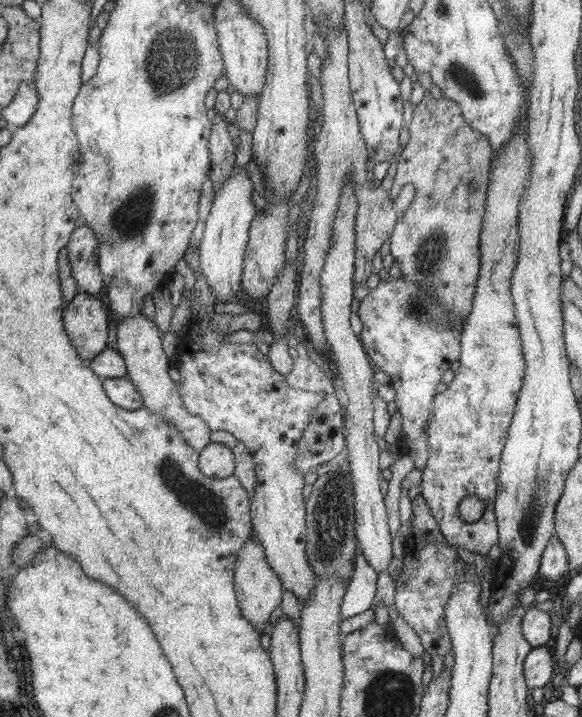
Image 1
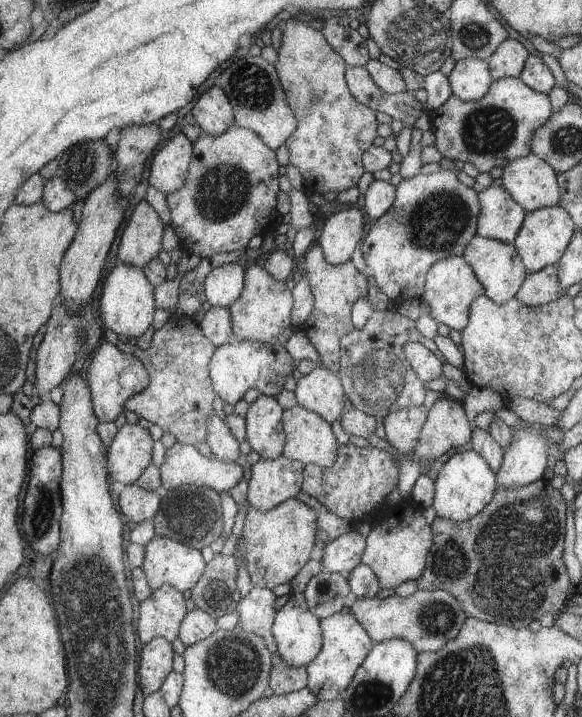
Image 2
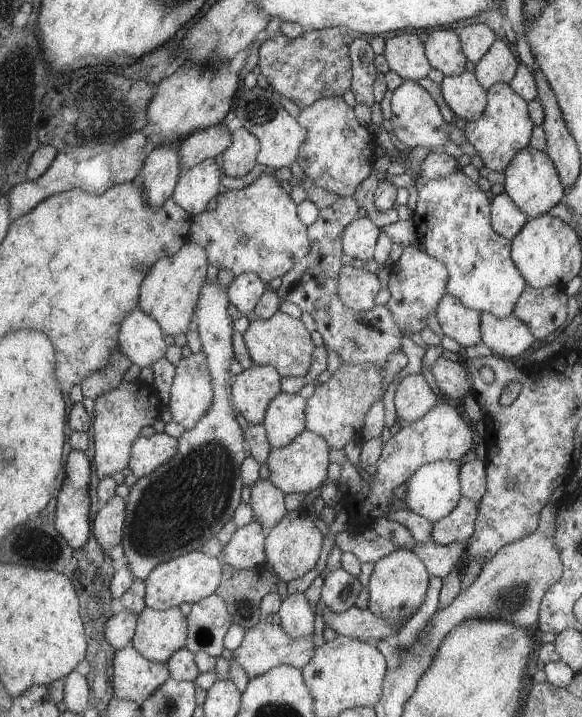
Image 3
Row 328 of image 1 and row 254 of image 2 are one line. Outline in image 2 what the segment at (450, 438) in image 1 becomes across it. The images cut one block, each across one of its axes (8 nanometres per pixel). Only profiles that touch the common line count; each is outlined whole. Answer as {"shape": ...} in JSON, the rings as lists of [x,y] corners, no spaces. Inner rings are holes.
{"shape":[[[476,234],[471,242],[467,244],[467,248],[462,255],[483,283],[486,290],[485,295],[491,297],[499,305],[514,299],[528,276],[527,269],[524,268],[524,263],[514,244],[506,244],[504,241],[489,239]]]}

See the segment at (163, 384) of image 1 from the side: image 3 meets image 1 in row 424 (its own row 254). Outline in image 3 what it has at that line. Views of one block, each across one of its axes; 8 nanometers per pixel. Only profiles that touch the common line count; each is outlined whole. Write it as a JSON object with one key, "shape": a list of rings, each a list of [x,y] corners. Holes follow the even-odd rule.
{"shape":[[[188,240],[175,255],[160,259],[151,268],[140,290],[138,308],[155,317],[163,332],[170,335],[187,334],[188,326],[194,318],[194,308],[199,302],[200,291],[206,280],[206,266],[209,256],[207,250],[197,242]]]}

